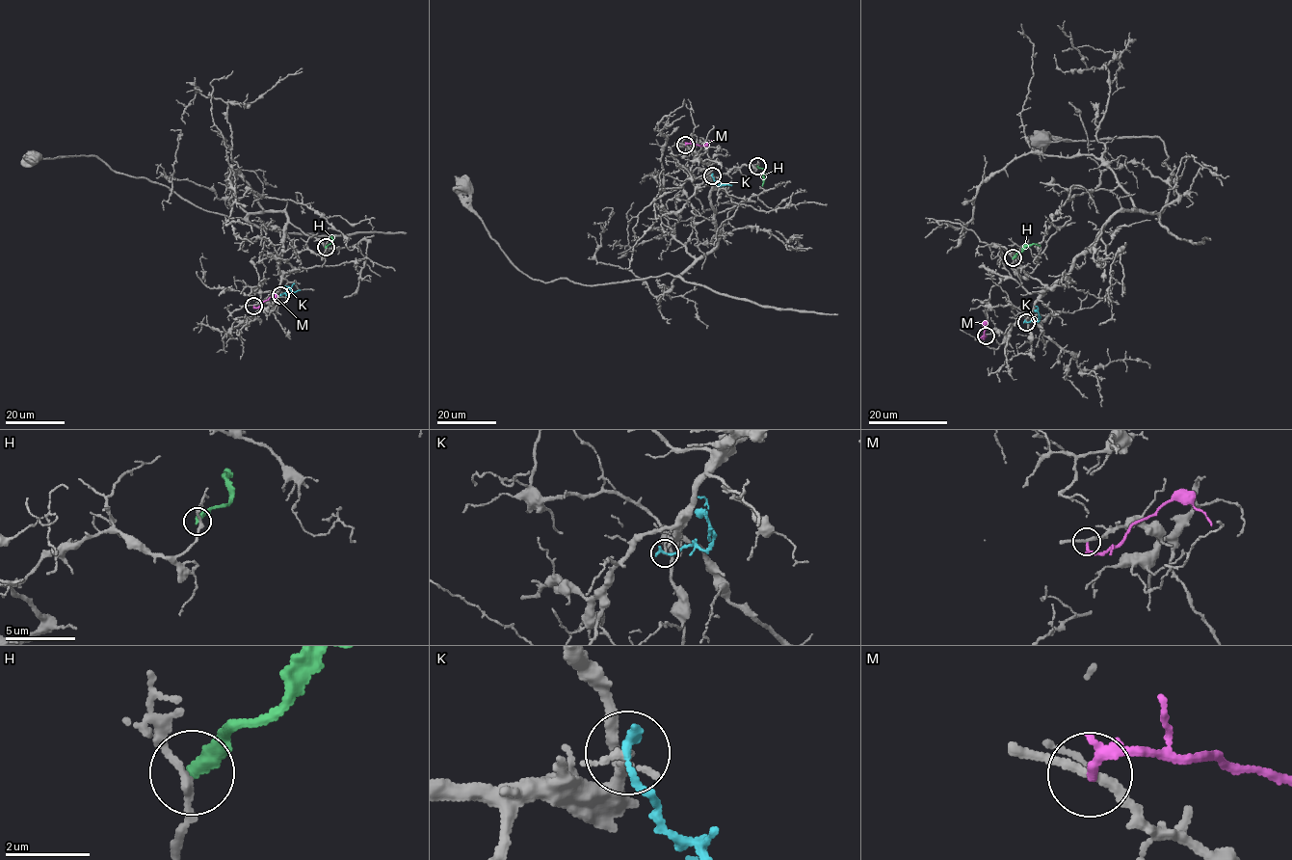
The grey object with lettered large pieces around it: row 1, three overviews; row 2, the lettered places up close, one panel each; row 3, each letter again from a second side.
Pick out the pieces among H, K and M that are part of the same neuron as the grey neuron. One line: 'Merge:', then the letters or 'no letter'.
Merge: no letter

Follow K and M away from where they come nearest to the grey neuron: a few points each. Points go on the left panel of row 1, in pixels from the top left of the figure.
K: (280, 295), (290, 290), (301, 290)
M: (253, 305), (258, 308), (272, 296), (279, 302)

